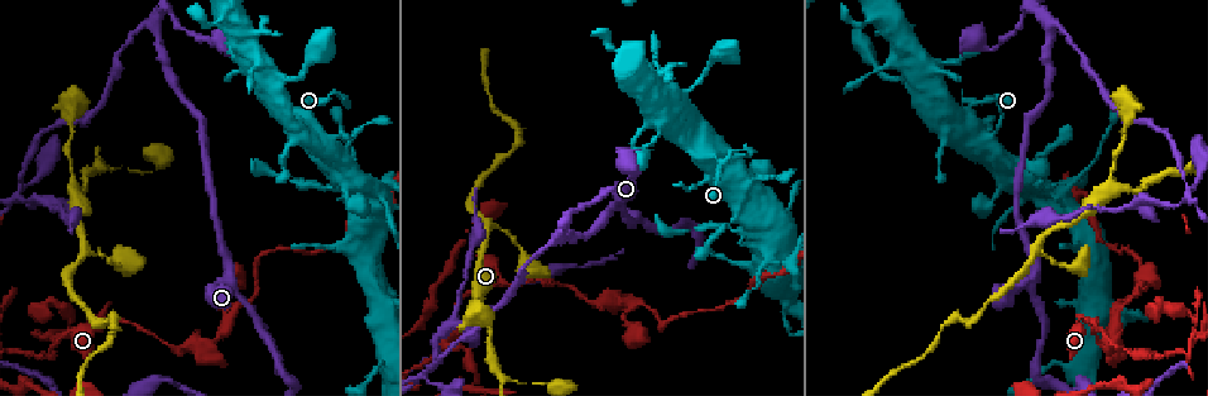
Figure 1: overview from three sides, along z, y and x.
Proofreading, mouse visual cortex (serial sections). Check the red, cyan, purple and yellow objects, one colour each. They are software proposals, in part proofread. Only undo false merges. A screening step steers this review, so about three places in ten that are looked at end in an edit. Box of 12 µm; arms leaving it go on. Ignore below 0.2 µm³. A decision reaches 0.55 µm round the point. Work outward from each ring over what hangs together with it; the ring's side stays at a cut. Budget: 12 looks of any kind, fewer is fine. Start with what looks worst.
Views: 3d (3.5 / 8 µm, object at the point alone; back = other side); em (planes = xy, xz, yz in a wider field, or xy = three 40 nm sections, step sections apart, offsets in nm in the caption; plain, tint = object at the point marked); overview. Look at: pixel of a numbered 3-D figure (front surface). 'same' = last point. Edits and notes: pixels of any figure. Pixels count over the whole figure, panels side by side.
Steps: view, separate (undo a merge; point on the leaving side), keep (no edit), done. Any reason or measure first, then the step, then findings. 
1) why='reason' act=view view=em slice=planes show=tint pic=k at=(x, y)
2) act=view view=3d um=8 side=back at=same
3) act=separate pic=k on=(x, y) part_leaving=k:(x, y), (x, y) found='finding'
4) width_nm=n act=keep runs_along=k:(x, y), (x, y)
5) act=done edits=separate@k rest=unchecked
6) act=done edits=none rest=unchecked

act=view view=3d um=3.5 pic=1 at=(1094, 321)

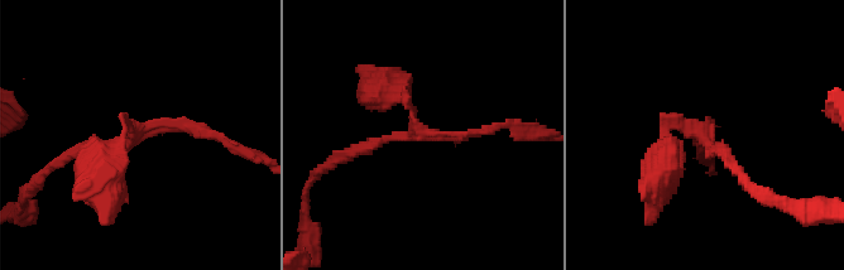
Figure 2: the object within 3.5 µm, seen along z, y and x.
why='now the EM' act=view view=em slice=planes show=tint pic=2 at=(422, 131)

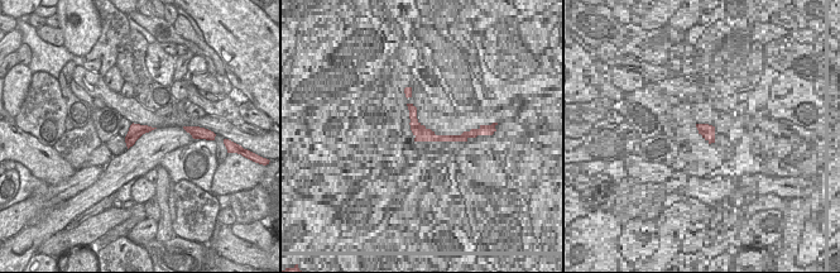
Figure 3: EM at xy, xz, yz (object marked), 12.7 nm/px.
act=separate pic=2 on=(705, 154) part_leaving=2:(671, 128), (710, 124), (700, 136) found='a second cell is stuck on'

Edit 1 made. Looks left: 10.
why='sharp bend' act=view view=3d um=8 pic=1 at=(228, 275)

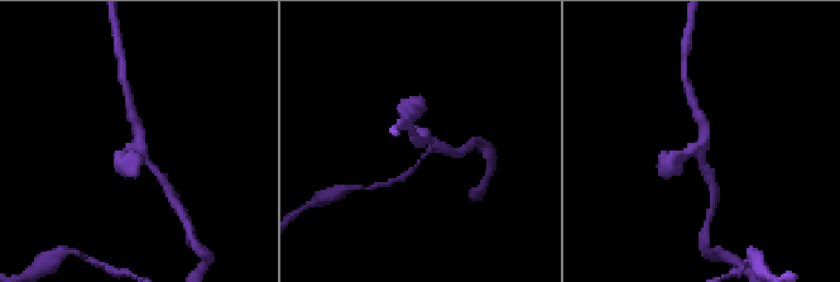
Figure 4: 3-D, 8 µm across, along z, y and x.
why='closer look' act=view view=3d um=3.5 pic=4 at=(702, 139)

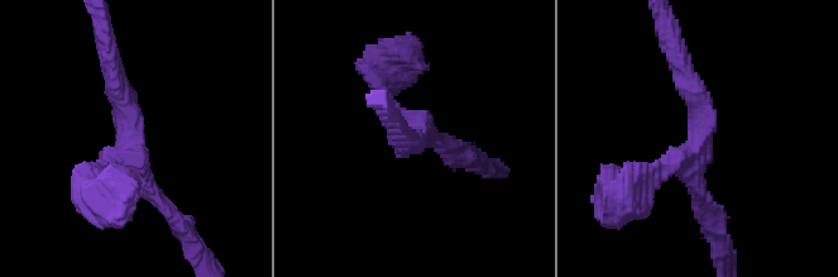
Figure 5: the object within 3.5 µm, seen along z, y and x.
arms=3 arm_widths_nm=200,200,300 why='now the EM' act=view view=em slice=xy step=5 show=tint pic=5 at=(700, 142)

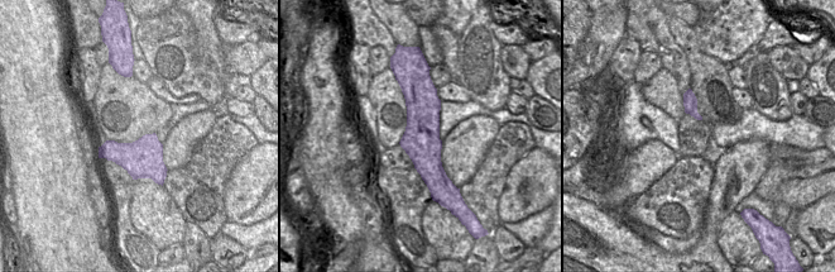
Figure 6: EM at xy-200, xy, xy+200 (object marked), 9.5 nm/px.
width_nm=360 act=keep runs_along=5:(641, 181), (699, 143), (680, 65) found='all the same cell'

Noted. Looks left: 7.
why='sharp bend' act=view view=3d um=3.5 pic=1 at=(1050, 26)

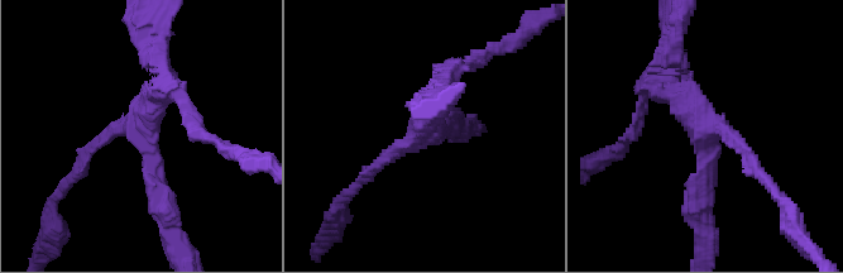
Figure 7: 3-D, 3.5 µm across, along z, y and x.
arms=3 arm_widths_nm=150,250,300 why='shape alone is not enough' act=view view=em slice=xy step=5 show=tint pic=7 at=(703, 134)

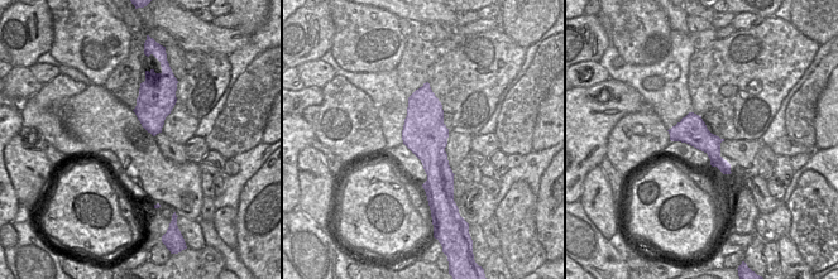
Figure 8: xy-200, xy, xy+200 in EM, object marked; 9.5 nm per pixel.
why='cut it another way' act=view view=em slice=xy step=2 show=tint at=same

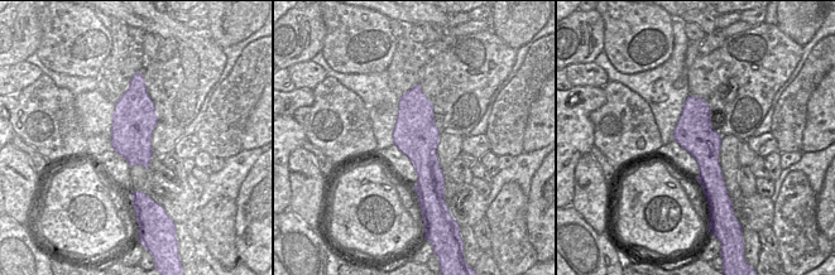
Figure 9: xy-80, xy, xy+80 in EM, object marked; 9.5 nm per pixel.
act=keep runs_along=7:(446, 121), (424, 128), (365, 177) found='all the same cell'

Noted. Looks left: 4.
why='four or more arms meet' act=view view=3d um=3.5 pic=1 at=(1189, 190)

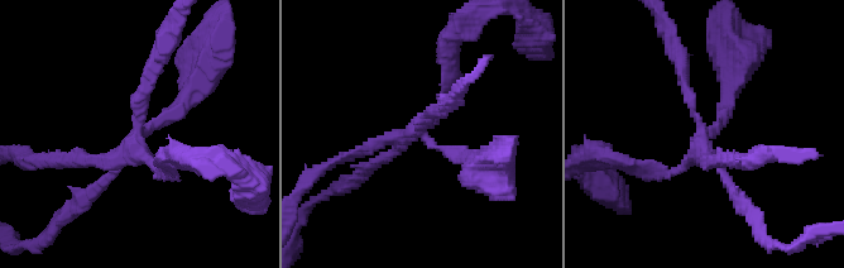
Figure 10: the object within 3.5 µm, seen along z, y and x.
act=view view=em slice=xy step=3 show=tint pic=10 at=(421, 132)

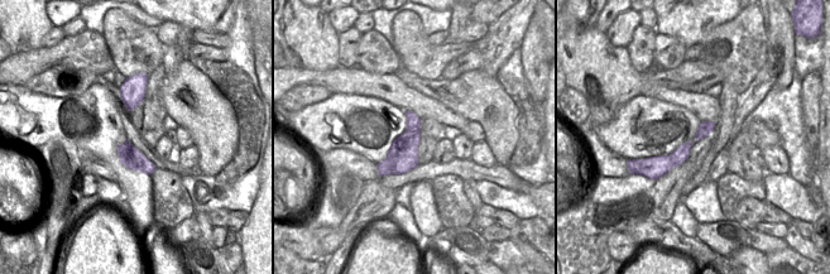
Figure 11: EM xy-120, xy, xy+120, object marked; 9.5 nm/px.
why='another direction' act=view view=em slice=xy step=5 show=tint at=same

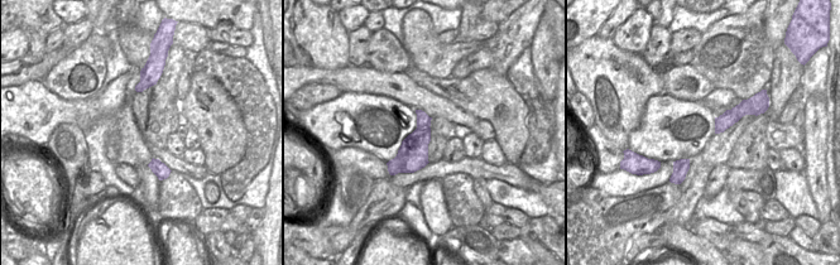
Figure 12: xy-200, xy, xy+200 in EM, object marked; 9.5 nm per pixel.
act=separate pic=10 on=(66, 159) part_leaving=10:(137, 134), (159, 173), (168, 158) found='two cells meet here'

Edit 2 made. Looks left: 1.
act=done edits=separate@2,separate@10 rest=unchecked

